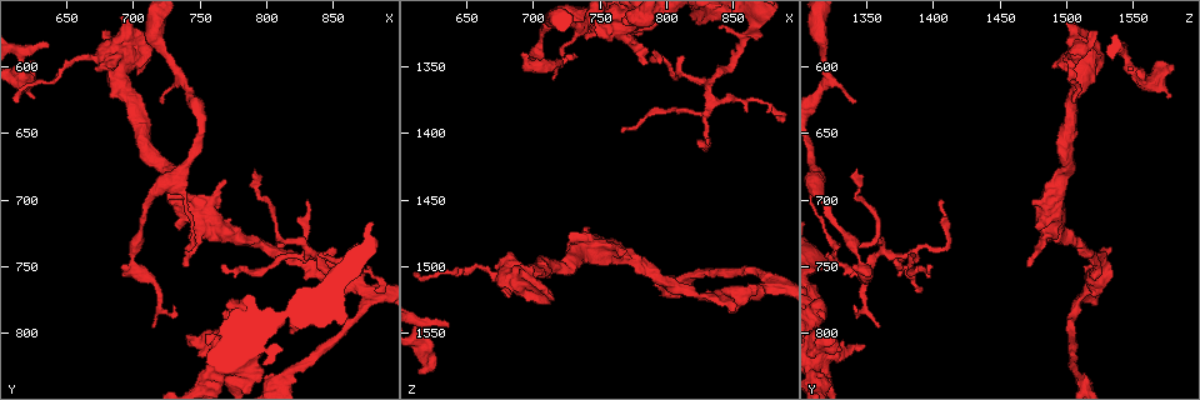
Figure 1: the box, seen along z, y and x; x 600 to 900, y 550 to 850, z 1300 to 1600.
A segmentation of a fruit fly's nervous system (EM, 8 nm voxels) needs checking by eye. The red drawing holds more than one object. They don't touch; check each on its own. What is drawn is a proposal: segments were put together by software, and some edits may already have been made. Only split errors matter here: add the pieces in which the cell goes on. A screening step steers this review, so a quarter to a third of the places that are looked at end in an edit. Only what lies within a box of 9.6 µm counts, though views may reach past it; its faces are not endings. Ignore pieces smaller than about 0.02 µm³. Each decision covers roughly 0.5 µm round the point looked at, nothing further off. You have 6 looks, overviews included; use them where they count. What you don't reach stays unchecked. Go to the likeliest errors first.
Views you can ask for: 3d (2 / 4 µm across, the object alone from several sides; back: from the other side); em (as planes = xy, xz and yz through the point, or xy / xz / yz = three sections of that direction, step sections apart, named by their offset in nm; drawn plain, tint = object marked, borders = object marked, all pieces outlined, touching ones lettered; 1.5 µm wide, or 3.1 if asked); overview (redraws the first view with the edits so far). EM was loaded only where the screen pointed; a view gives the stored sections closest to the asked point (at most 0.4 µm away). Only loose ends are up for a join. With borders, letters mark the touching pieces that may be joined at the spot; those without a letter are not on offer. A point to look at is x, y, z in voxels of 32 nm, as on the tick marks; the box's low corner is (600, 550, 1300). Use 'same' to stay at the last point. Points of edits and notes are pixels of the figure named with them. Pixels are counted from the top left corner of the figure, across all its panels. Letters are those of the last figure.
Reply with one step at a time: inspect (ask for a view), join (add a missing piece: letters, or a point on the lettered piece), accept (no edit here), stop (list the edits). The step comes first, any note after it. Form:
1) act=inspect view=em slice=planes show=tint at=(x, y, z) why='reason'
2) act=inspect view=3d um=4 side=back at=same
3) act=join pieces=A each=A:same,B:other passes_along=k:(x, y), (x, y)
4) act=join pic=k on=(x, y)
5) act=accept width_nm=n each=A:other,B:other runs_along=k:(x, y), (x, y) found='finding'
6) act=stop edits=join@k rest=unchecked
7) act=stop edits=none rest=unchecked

act=inspect view=3d um=4 at=(724, 626, 1340) why='tapers out'

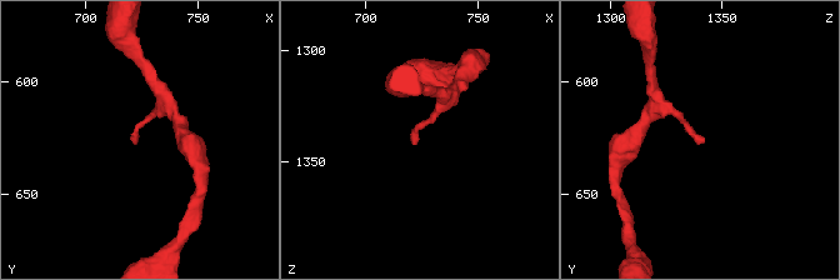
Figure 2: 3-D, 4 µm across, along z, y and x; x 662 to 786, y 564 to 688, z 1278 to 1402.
act=inspect view=em slice=planes show=borders at=(723, 628, 1341)

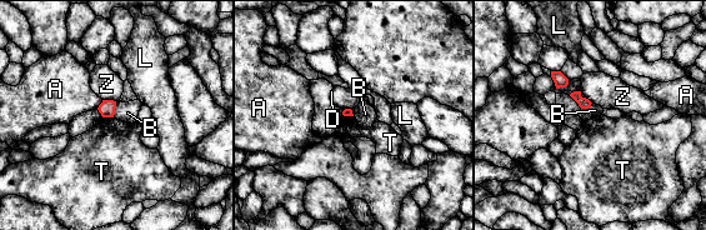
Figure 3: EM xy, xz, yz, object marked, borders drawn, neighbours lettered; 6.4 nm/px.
act=accept each=A:other,B:other,D:other,L:other,T:other,Z:other border=3:(103, 116), (113, 118) found='none of them fits'

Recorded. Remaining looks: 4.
act=inspect view=3d um=4 at=(636, 582, 1542) why='an open end'

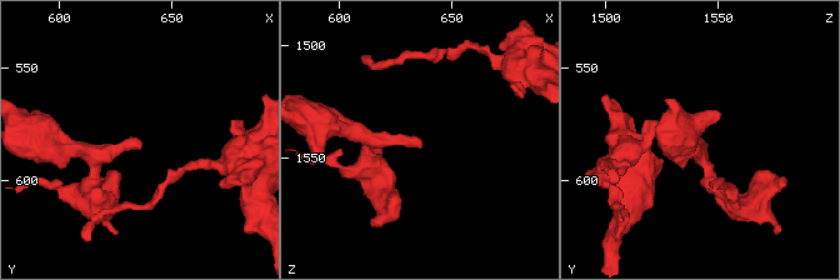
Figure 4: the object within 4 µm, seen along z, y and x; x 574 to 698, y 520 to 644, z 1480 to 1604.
act=inspect view=em slice=planes show=borders at=(636, 581, 1543) why='now the EM'

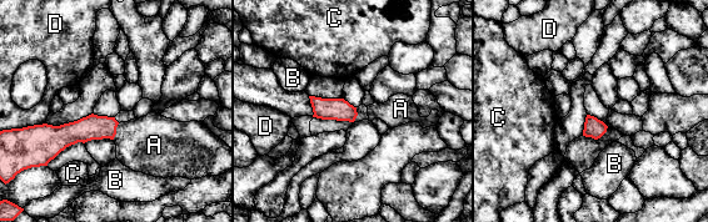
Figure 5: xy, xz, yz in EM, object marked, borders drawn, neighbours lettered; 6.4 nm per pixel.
act=join pieces=A each=A:same,B:other,C:other,D:other found='it goes on there'

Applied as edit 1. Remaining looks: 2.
act=stop edits=join@5 rest=unchecked

